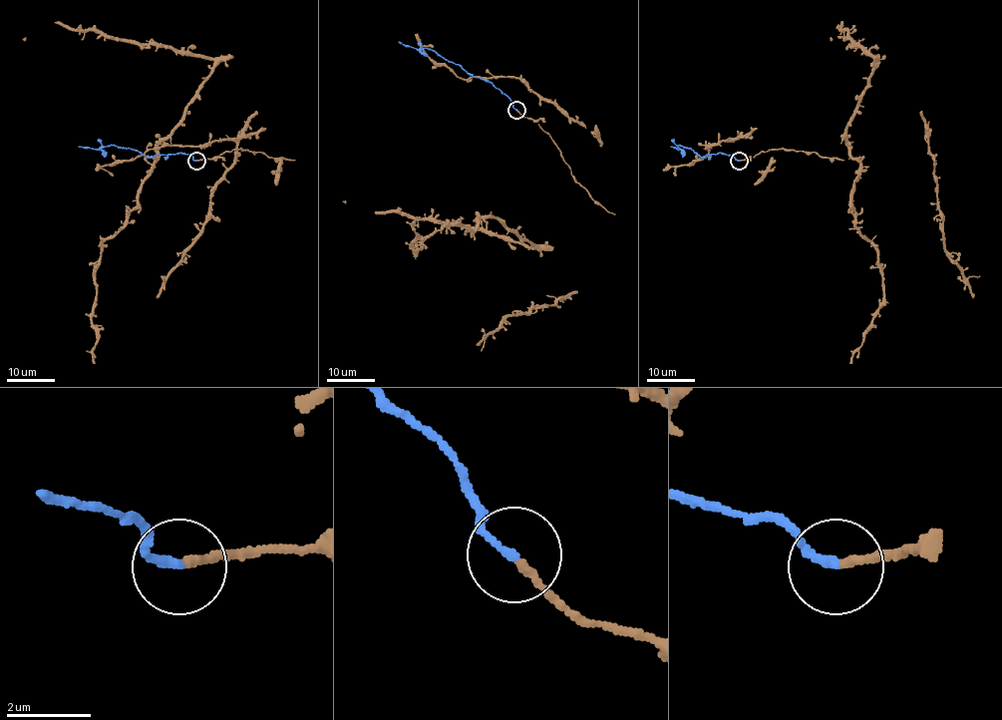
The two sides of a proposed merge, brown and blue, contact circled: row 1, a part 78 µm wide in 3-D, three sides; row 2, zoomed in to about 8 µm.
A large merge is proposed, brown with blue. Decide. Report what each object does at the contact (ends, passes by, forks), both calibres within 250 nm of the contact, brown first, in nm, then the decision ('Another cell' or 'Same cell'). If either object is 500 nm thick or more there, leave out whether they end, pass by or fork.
At the ring brown ends. At the ring blue ends. Thickness 180 nm (brown) against 190 nm. Same cell

